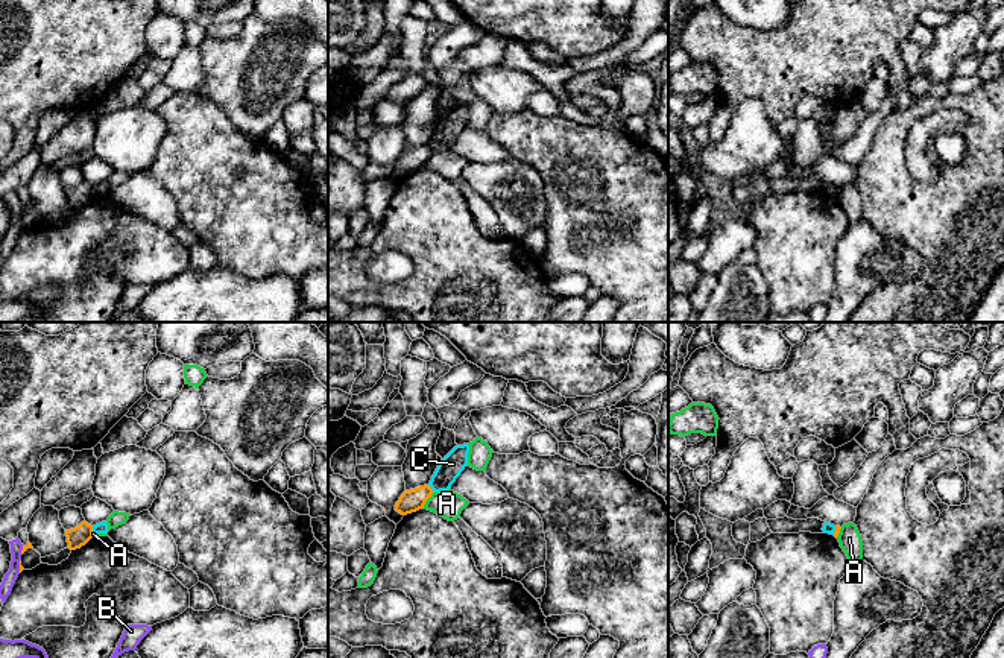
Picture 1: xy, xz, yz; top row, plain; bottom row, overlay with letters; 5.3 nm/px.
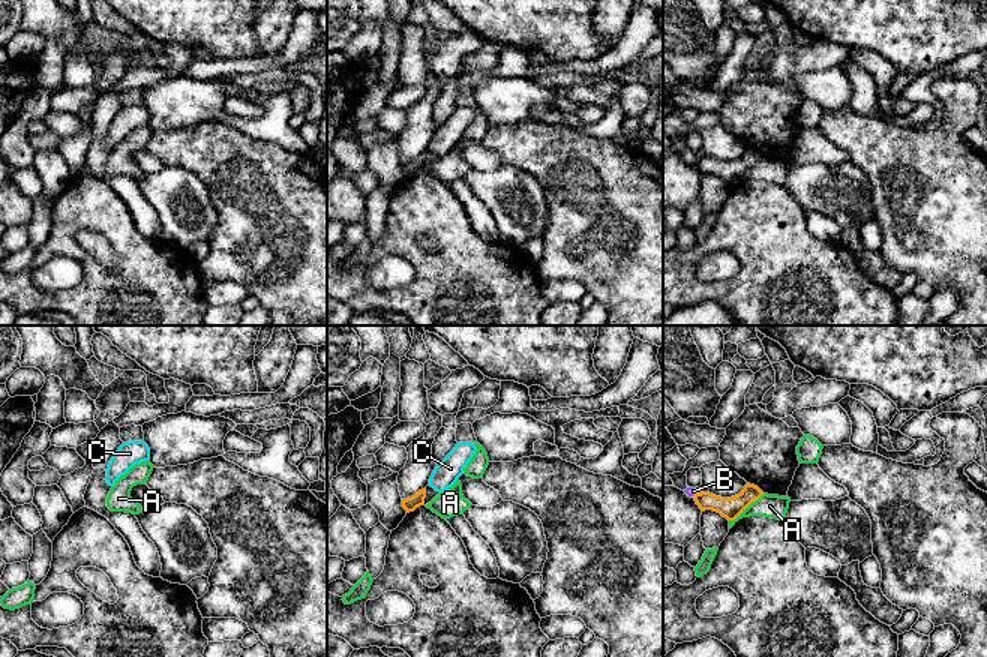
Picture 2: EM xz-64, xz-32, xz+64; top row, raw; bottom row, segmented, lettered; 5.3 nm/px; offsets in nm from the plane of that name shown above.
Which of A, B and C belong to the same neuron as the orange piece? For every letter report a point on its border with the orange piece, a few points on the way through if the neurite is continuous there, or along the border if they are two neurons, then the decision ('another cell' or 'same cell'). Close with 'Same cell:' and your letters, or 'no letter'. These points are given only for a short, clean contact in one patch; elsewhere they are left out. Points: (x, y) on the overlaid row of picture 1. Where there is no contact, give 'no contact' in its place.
A: contact xz (429, 497); another cell
B: contact xy (20, 566); another cell
C: contact xz (430, 488); border xz (429, 484), (435, 491); another cell
Same cell: no letter

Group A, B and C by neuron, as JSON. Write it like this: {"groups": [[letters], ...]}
{"groups": [["A"], ["B"], ["C"]]}

